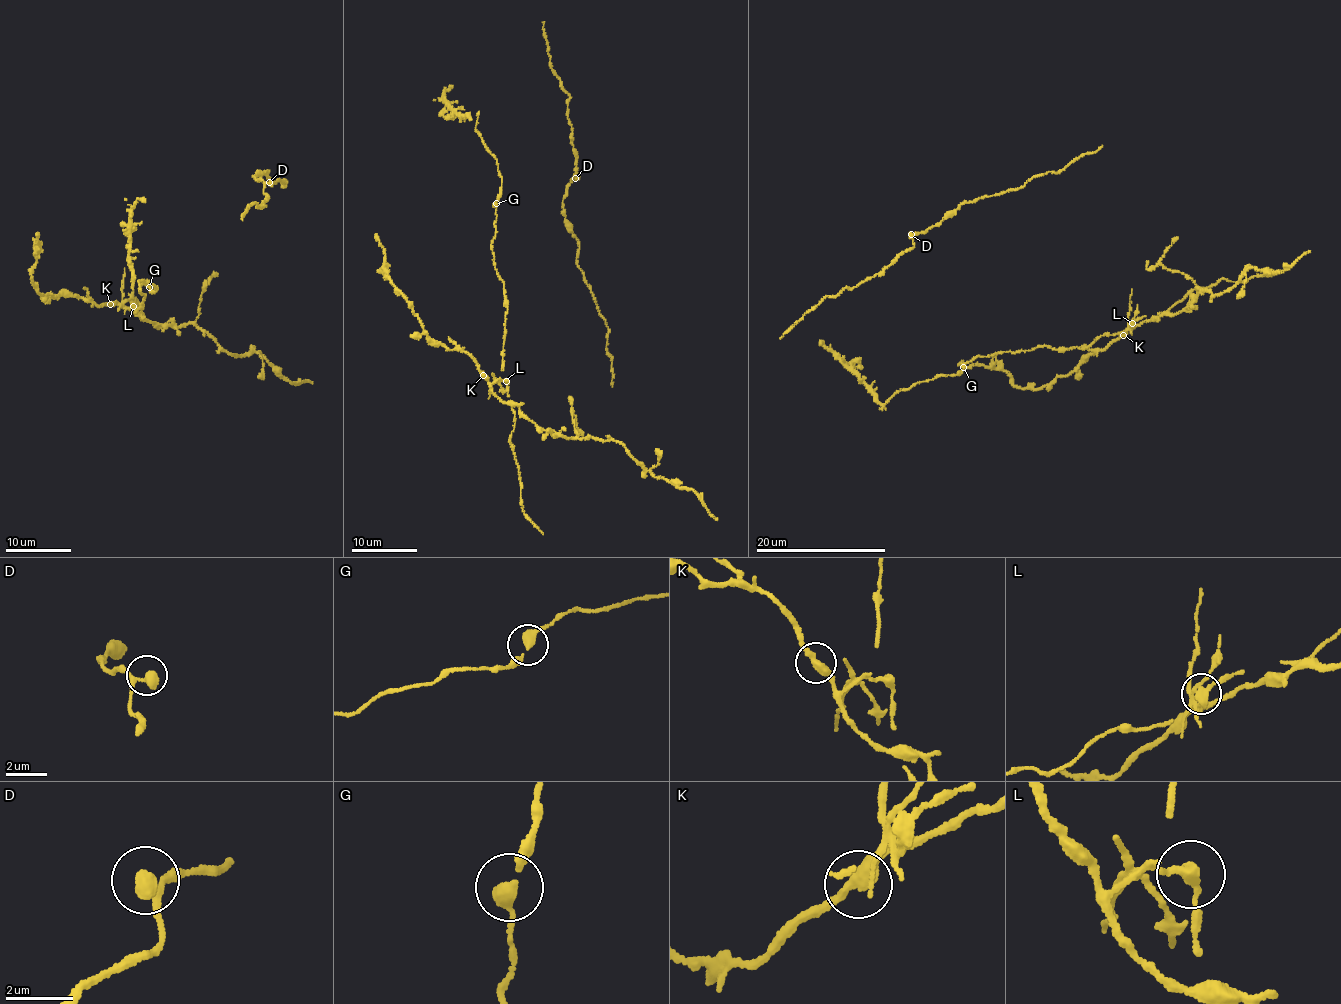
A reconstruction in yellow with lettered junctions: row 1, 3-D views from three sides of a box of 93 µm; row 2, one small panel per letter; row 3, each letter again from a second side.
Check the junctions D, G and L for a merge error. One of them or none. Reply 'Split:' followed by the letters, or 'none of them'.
Split: L

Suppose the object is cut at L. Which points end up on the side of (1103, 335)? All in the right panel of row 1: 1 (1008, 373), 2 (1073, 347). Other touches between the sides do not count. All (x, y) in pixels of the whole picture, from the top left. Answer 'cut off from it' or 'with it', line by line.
1: cut off from it
2: with it

